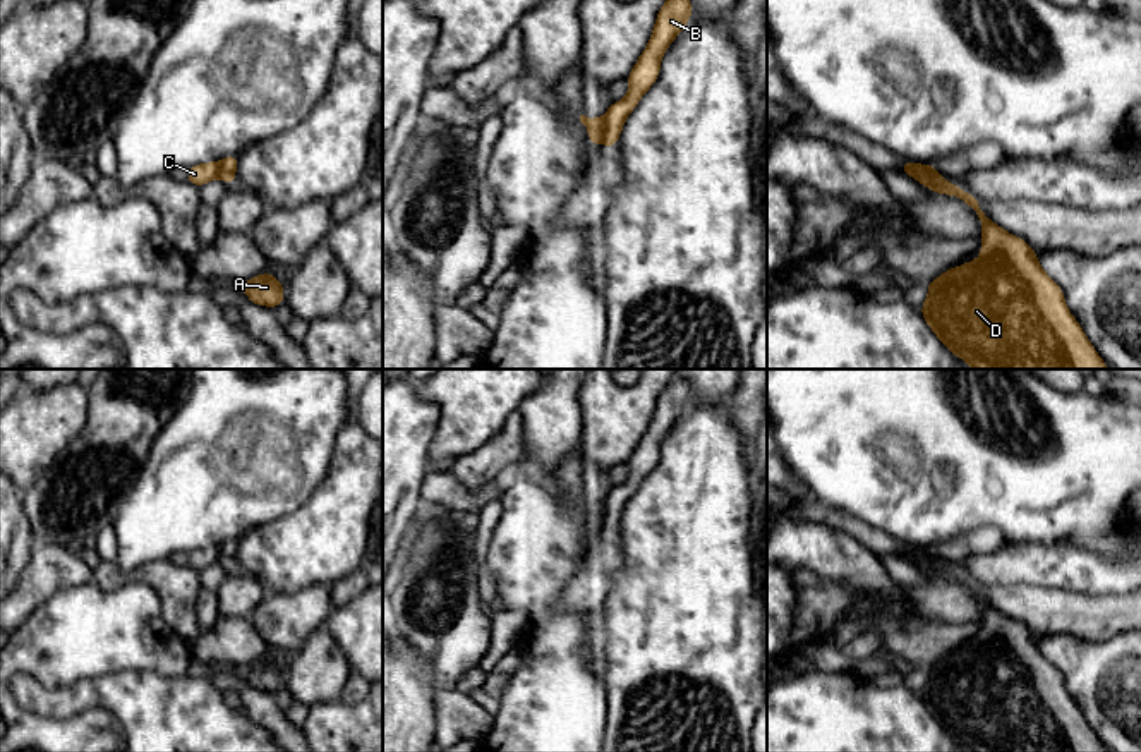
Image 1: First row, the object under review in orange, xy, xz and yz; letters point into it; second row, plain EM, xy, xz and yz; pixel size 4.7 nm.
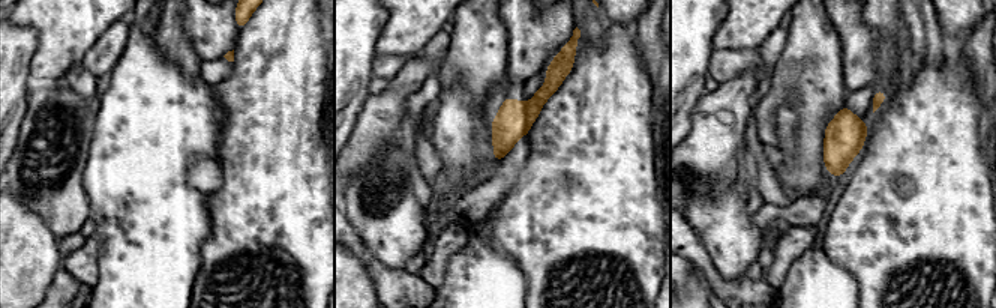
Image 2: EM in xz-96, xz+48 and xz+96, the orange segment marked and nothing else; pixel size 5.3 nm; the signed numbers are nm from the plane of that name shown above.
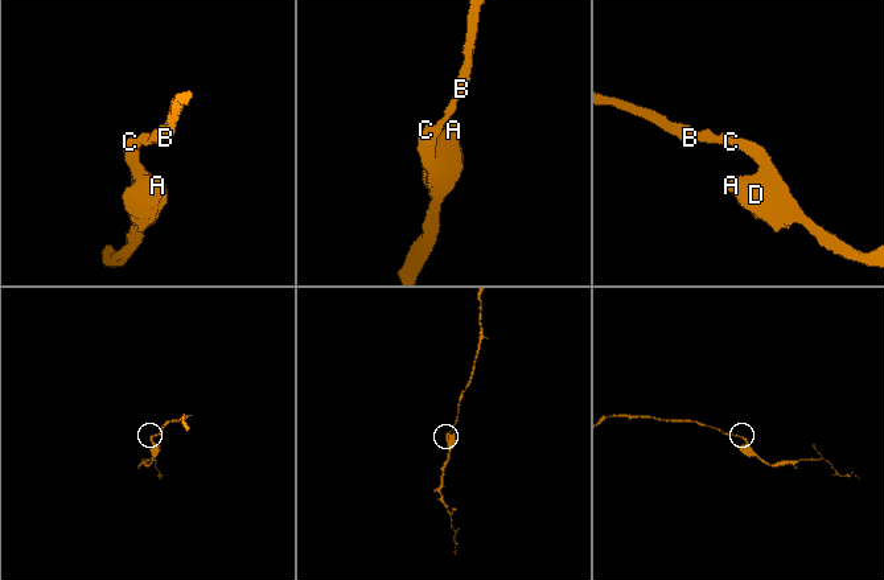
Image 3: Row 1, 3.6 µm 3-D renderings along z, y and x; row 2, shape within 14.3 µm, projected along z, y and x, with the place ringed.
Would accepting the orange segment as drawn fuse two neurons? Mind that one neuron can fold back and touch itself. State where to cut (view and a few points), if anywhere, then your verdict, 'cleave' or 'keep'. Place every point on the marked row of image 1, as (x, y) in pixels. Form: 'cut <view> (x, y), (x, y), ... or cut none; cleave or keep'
cut xz (603, 119), (604, 136); cleave

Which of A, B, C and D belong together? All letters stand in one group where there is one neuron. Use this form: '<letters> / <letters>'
A C D / B

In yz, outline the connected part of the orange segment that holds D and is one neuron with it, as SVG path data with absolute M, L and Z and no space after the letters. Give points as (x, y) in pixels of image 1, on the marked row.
M903 161L899 170L932 192L961 197L978 215L983 228L981 258L951 268L927 283L928 299L920 309L928 326L954 355L973 369L1108 369L1069 312L1060 287L1041 270L1036 252L1021 237L997 227L980 209L980 199L942 179L935 167Z

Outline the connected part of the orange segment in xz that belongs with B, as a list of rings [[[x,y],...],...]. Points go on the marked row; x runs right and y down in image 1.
[[[667,0],[657,12],[657,21],[650,41],[633,70],[630,72],[628,94],[613,103],[604,115],[604,144],[614,148],[621,134],[625,118],[637,106],[645,91],[657,81],[661,70],[661,57],[683,31],[691,17],[691,0]]]

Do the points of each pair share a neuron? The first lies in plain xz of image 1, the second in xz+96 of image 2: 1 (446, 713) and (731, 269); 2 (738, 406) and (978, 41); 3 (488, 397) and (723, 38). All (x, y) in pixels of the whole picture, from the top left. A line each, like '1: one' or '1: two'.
1: two
2: one
3: one

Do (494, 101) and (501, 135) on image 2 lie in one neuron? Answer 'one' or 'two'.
one

